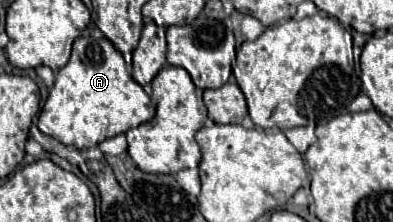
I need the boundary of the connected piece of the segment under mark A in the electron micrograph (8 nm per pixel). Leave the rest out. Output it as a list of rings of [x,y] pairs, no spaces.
[[[78,37],[74,41],[70,61],[56,74],[54,86],[50,89],[46,105],[38,117],[38,129],[44,135],[50,135],[64,145],[74,145],[78,149],[86,149],[86,147],[96,147],[104,139],[116,137],[120,133],[126,133],[132,127],[138,127],[138,125],[152,120],[155,113],[156,109],[154,109],[150,97],[132,79],[130,71],[124,65],[122,53],[106,37],[102,37],[102,39]]]

